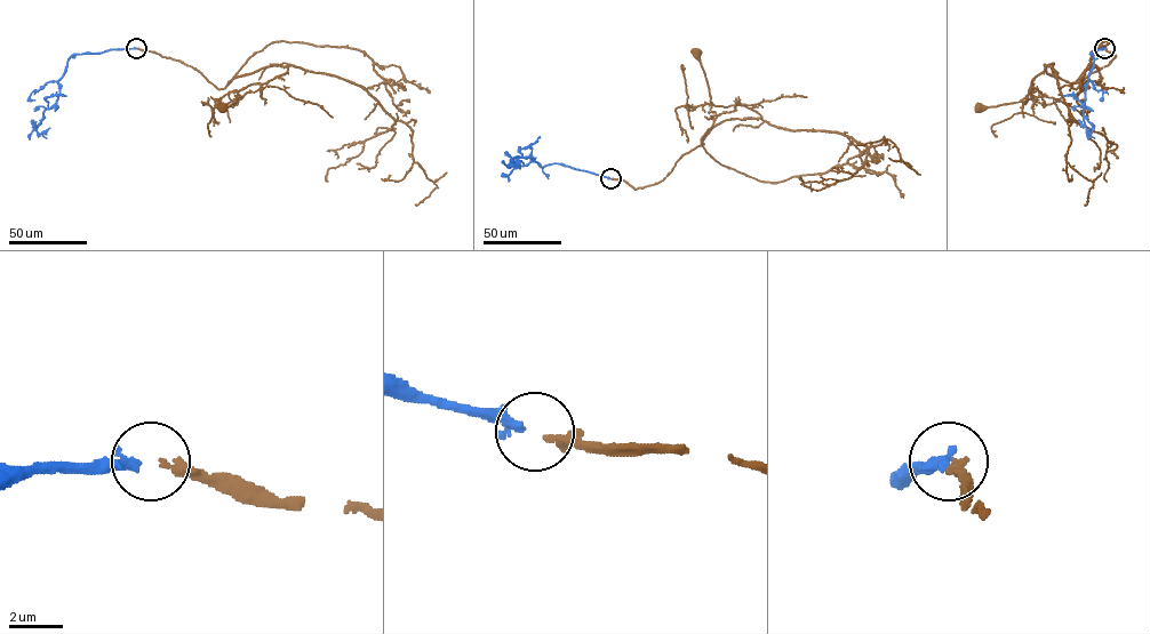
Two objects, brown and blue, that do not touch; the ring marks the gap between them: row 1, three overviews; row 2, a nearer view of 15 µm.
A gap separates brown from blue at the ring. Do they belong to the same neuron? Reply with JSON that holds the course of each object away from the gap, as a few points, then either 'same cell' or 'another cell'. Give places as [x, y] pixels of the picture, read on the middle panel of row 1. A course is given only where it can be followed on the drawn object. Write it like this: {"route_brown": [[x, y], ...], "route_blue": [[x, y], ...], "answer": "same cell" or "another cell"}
{"route_brown": [[611, 178], [636, 189], [656, 184], [716, 126], [729, 119], [761, 118], [743, 105], [712, 103], [695, 54]], "route_blue": [[609, 178], [560, 163], [542, 167], [529, 158], [510, 159], [524, 163]], "answer": "same cell"}

